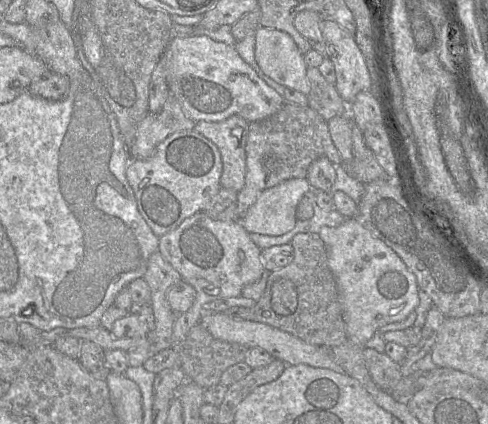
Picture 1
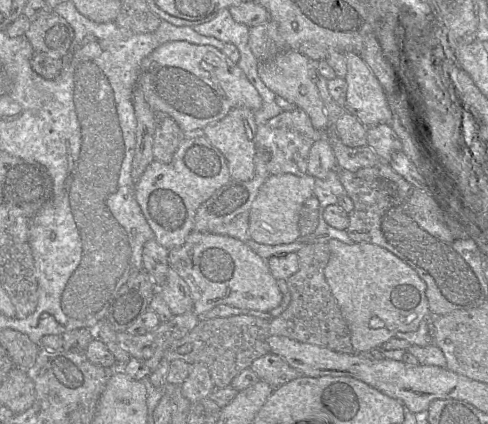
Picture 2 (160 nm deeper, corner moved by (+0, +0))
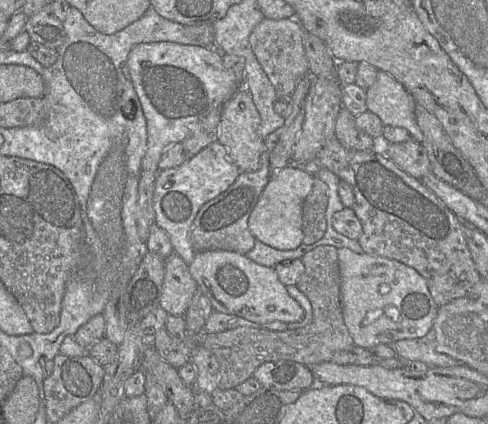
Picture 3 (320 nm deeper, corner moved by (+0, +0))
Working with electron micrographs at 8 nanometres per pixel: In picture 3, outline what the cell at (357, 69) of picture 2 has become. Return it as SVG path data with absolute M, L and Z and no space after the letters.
M378 70L376 81L366 89L367 110L376 114L383 123L383 142L422 142L423 133L415 118L416 104L416 100L408 90L392 75L382 70Z

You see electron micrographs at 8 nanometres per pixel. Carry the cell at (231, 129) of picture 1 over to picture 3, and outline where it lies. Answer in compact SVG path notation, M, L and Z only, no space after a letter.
M241 87L222 106L221 119L218 126L217 142L224 145L230 159L242 172L254 172L259 167L260 155L264 148L264 139L260 135L260 115L255 107L250 92Z

